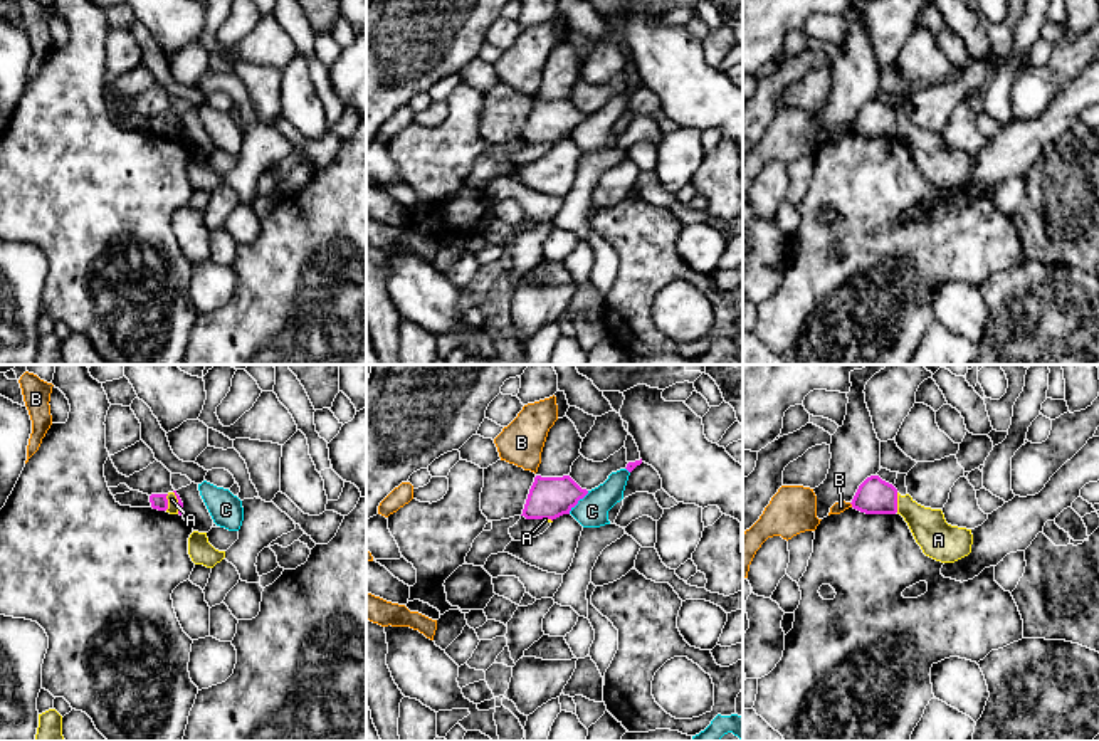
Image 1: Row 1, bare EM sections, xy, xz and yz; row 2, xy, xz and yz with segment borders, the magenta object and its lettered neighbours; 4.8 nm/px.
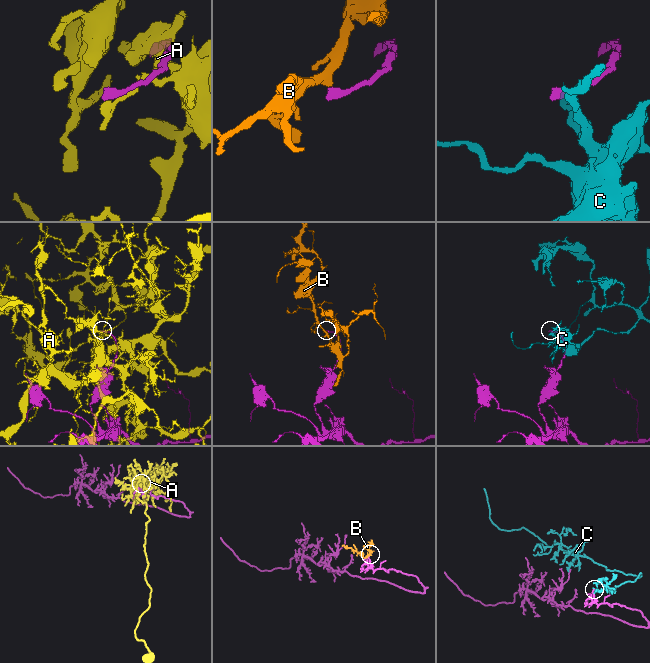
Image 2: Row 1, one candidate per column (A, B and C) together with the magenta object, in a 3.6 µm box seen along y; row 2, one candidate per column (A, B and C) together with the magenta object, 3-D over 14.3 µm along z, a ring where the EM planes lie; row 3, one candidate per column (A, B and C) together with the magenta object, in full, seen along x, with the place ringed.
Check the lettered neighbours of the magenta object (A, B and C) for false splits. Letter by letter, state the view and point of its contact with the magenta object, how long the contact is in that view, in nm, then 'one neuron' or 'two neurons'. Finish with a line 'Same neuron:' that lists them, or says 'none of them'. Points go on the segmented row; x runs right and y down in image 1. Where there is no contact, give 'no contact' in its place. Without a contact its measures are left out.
A: meets magenta in yz at (896, 503); contact 100 nm long; two neurons
B: meets magenta in yz at (851, 503); contact 30 nm long; two neurons
C: meets magenta in xz at (577, 503); contact 150 nm long; two neurons
Same neuron: none of them

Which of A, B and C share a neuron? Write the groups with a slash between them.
A / B / C

